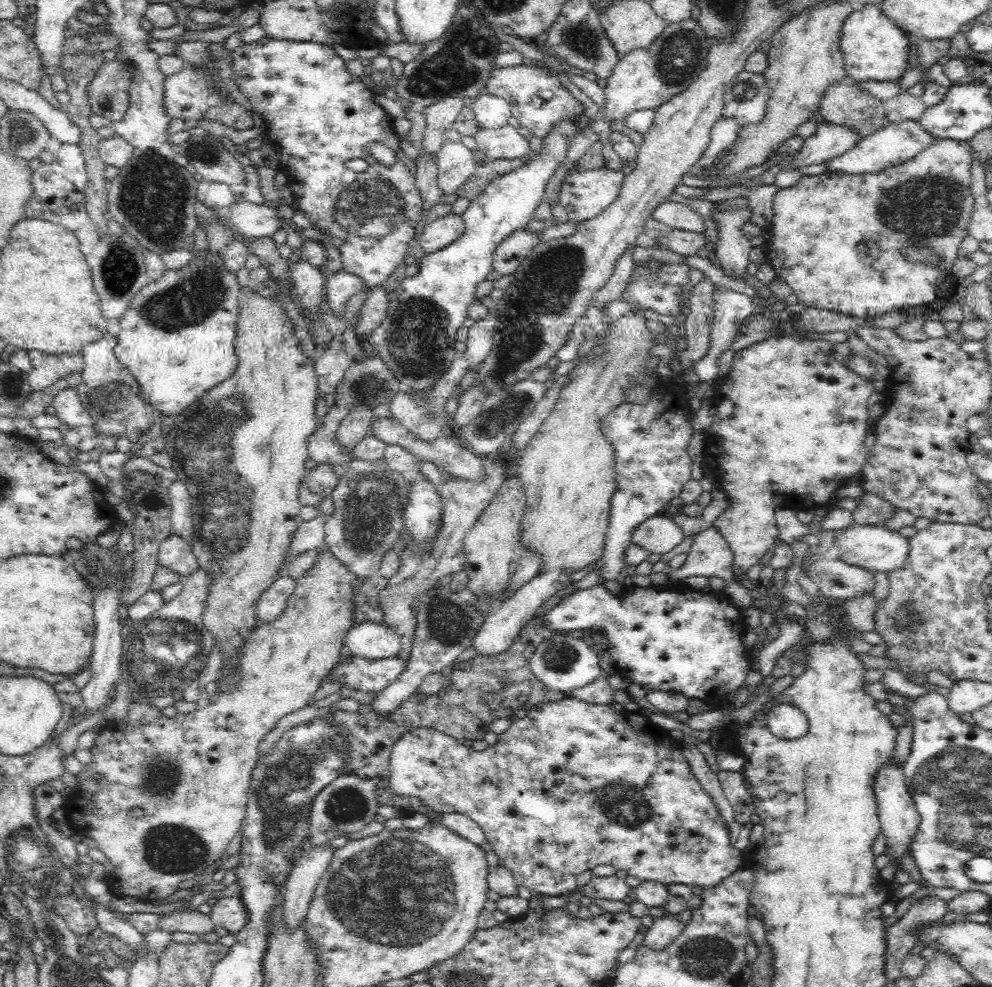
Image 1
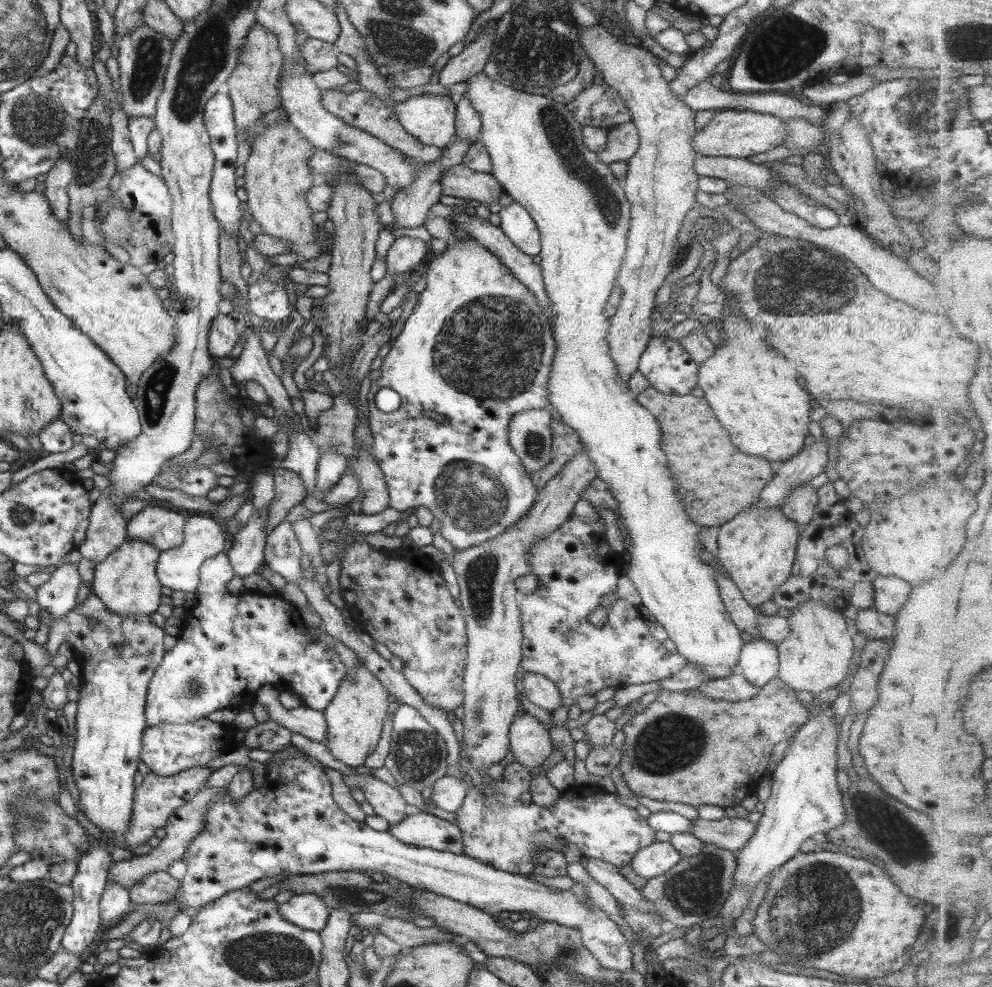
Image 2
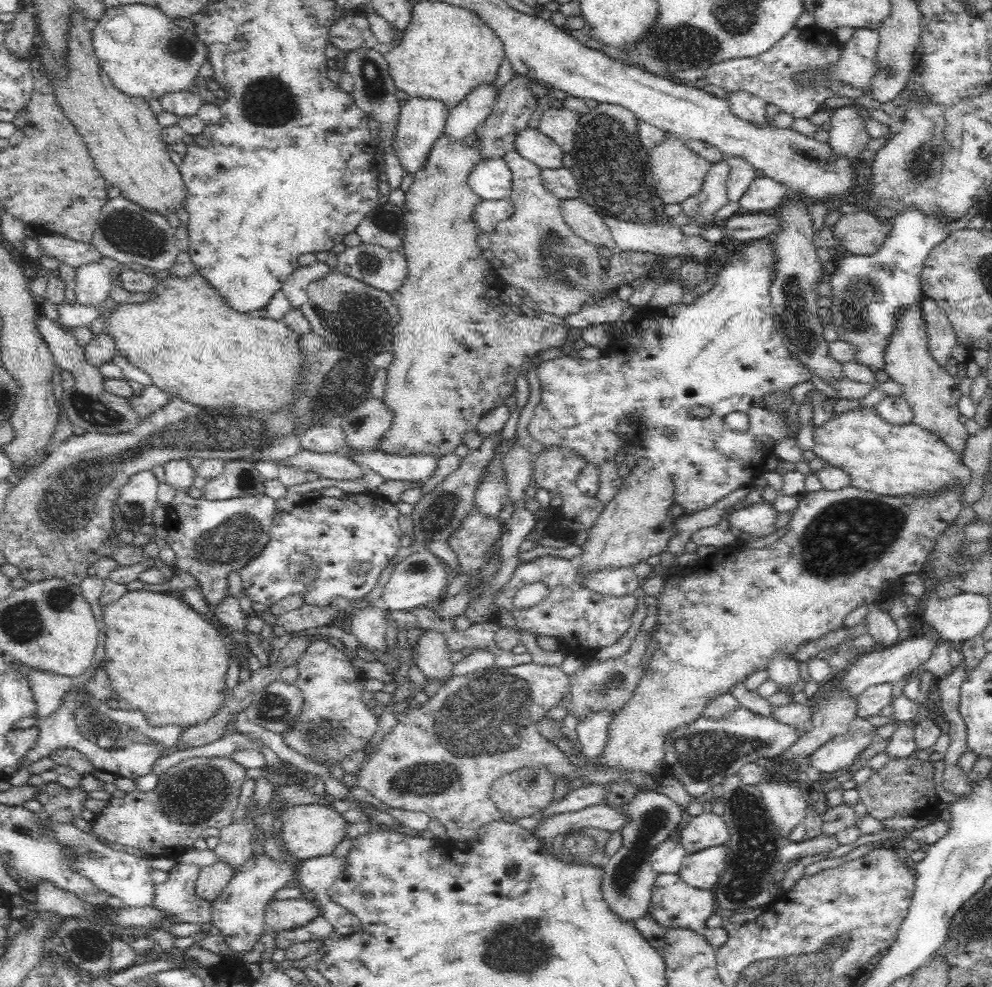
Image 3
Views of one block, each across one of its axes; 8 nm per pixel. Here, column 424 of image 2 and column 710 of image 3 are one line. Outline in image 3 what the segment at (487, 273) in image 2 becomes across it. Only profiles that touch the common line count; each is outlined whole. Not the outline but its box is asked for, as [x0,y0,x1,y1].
[527,237,812,514]

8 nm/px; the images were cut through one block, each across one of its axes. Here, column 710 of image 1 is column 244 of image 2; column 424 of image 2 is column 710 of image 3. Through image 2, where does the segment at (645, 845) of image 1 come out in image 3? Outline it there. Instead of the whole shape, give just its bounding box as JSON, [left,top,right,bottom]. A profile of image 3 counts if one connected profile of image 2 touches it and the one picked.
[679,845,727,891]

